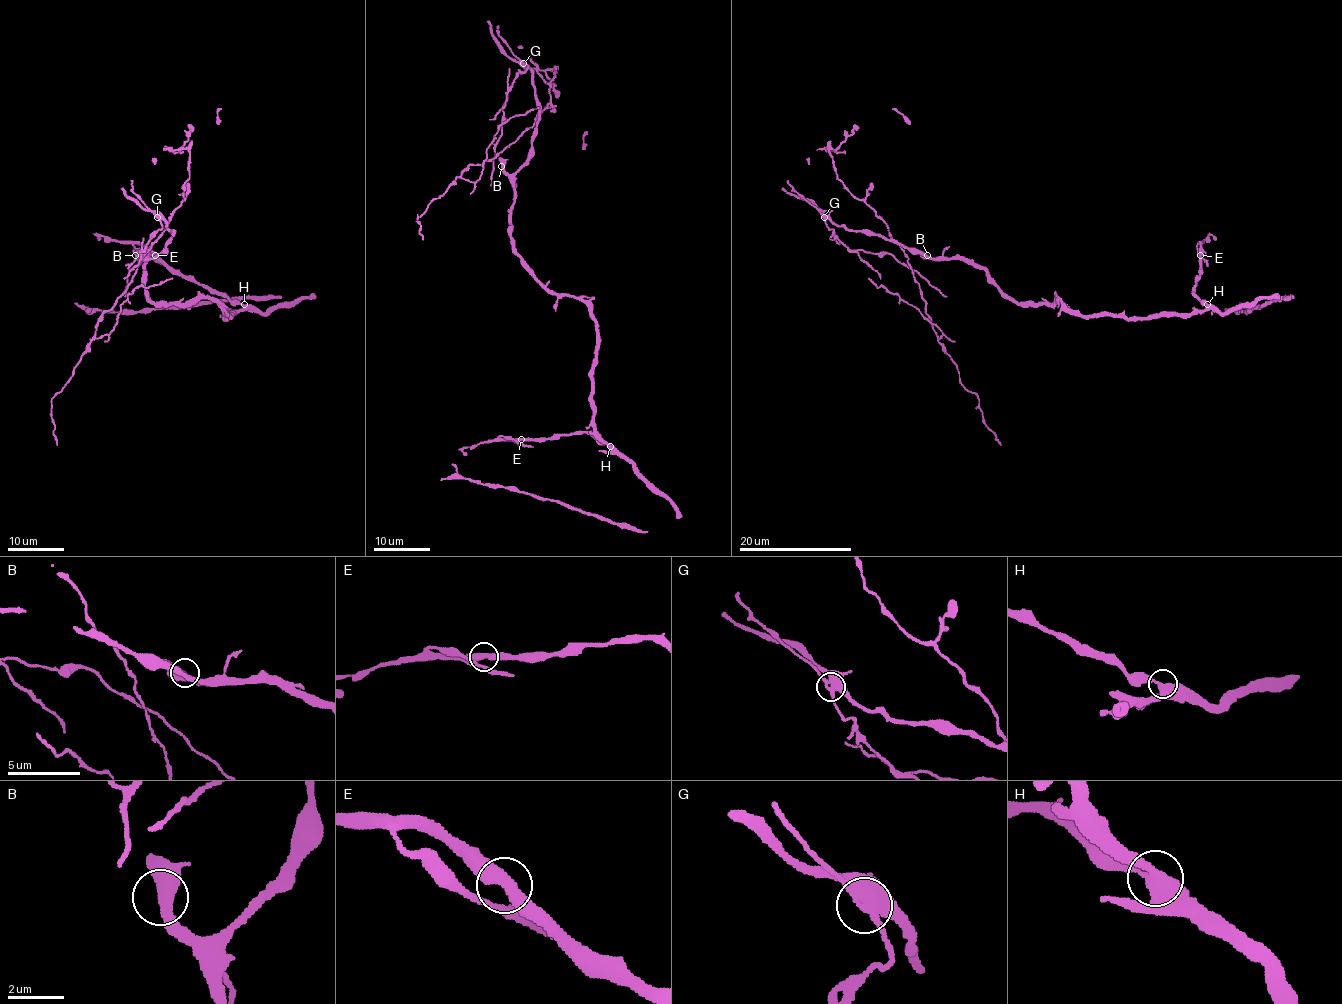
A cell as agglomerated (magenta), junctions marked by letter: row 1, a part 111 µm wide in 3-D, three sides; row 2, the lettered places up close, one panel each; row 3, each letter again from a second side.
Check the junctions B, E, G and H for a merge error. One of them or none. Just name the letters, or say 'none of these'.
G

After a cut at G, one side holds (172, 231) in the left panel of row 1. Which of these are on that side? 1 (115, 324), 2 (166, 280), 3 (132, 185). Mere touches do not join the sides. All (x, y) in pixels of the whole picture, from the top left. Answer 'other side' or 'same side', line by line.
1: other side
2: other side
3: other side

